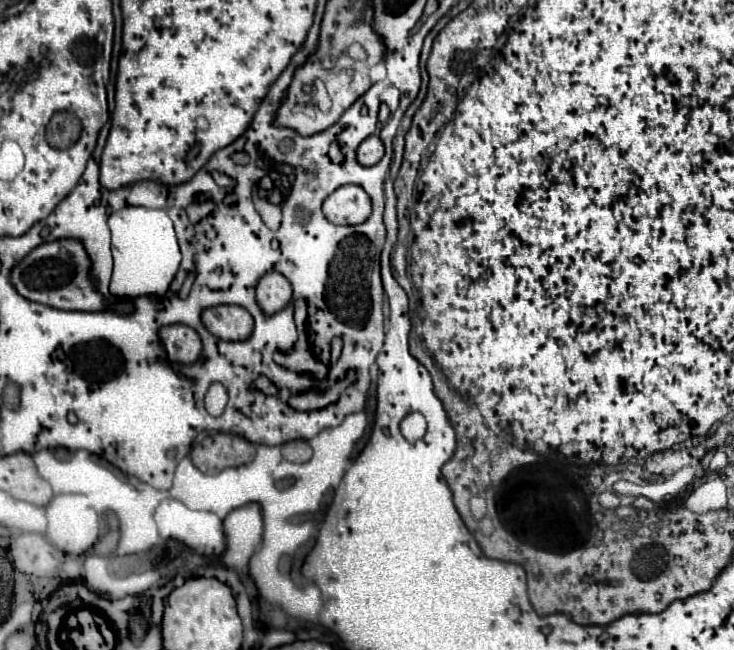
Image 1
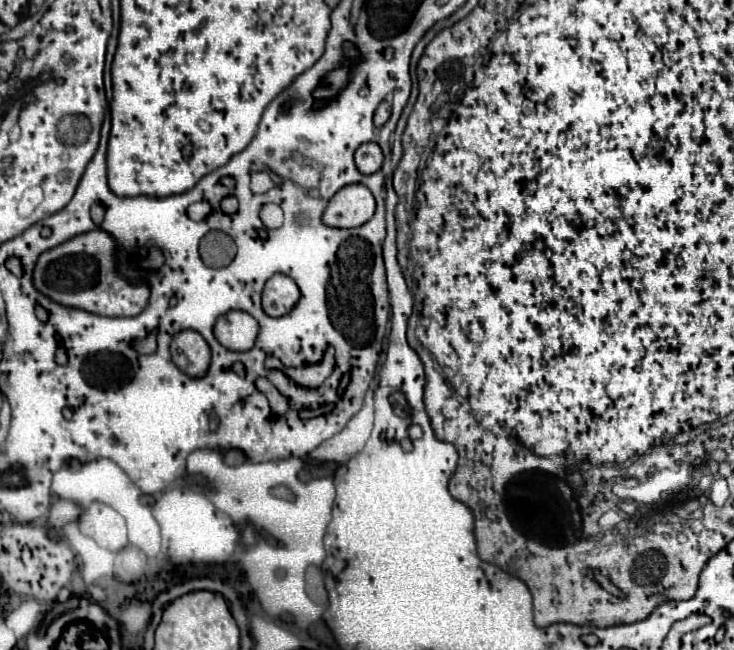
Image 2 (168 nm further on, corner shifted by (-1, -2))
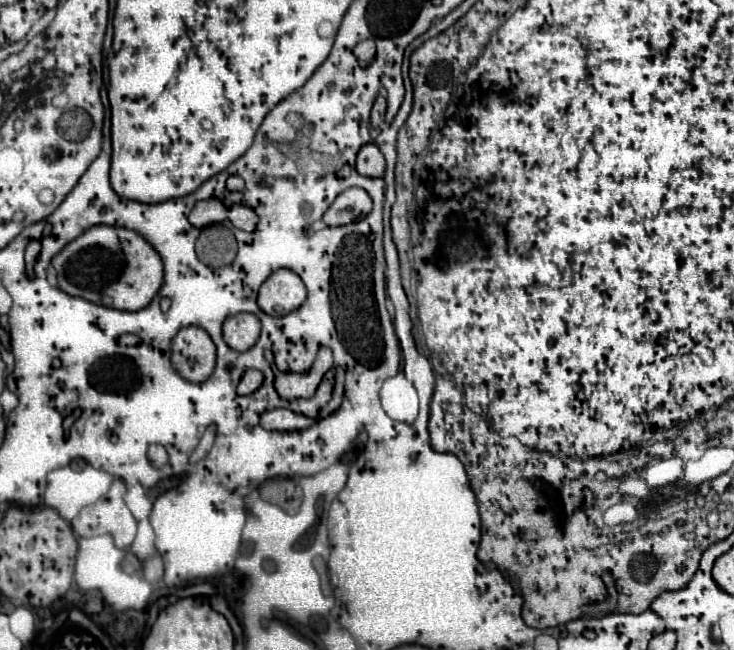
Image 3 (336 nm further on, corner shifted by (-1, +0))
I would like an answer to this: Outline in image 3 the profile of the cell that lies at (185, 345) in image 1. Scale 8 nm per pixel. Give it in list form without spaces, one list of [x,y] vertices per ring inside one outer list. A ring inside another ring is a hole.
[[[183,327],[173,337],[171,363],[183,379],[203,383],[215,369],[215,343],[205,329]]]

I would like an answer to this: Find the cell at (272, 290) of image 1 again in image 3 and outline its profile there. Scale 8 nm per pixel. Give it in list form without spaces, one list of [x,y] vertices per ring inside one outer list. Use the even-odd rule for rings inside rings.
[[[277,269],[259,289],[257,303],[267,315],[287,315],[307,299],[305,283],[291,269]]]

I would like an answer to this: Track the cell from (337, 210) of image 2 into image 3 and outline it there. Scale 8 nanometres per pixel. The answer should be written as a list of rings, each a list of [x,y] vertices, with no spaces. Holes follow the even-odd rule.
[[[351,187],[347,191],[343,191],[333,205],[325,211],[323,221],[329,227],[337,227],[337,225],[347,225],[351,221],[357,221],[361,217],[365,217],[371,211],[371,197],[359,189],[359,187]]]

